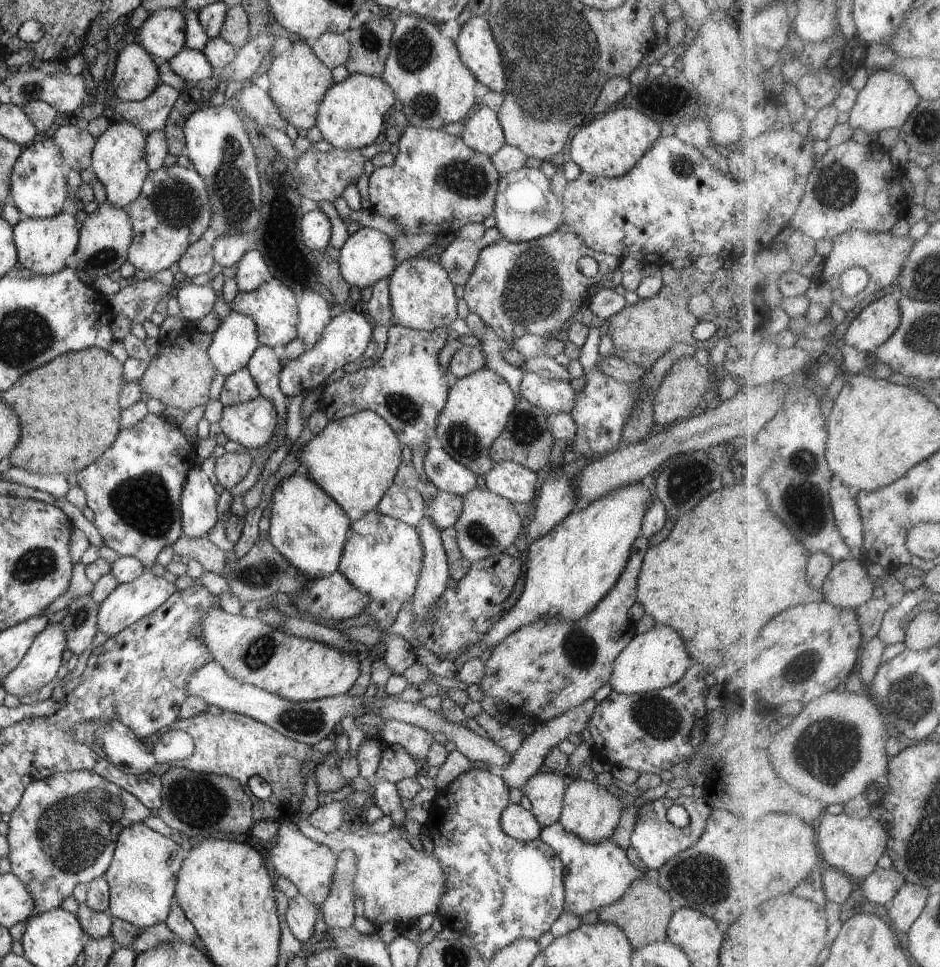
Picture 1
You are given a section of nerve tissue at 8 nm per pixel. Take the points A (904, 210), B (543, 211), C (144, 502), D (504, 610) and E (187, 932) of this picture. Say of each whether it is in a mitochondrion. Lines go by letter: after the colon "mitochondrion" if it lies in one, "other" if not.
A: other
B: mitochondrion
C: mitochondrion
D: other
E: other

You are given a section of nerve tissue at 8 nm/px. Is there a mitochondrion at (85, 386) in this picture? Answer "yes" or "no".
no

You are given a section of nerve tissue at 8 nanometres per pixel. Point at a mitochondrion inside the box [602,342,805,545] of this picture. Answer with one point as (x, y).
(688, 477)

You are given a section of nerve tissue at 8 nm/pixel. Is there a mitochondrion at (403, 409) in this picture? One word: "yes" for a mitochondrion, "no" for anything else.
yes

